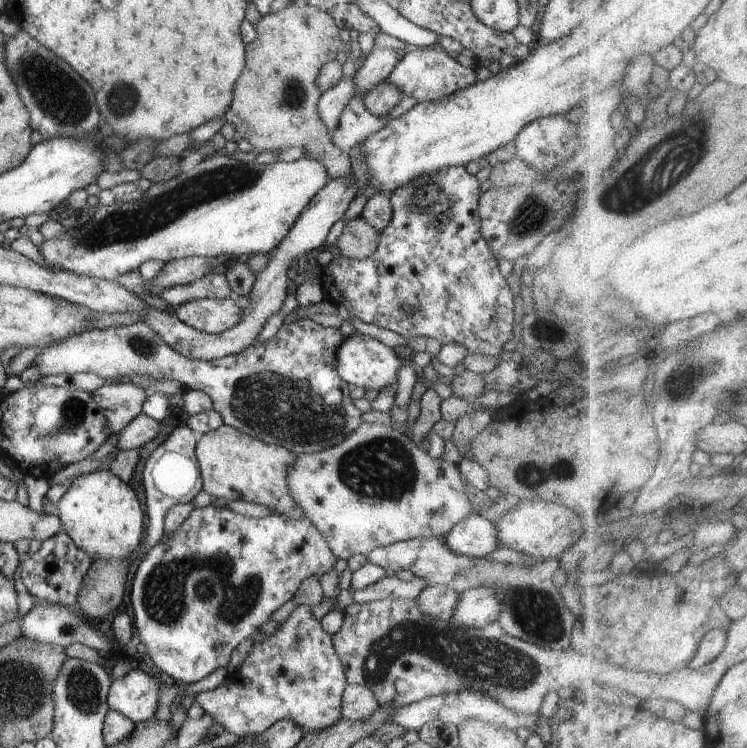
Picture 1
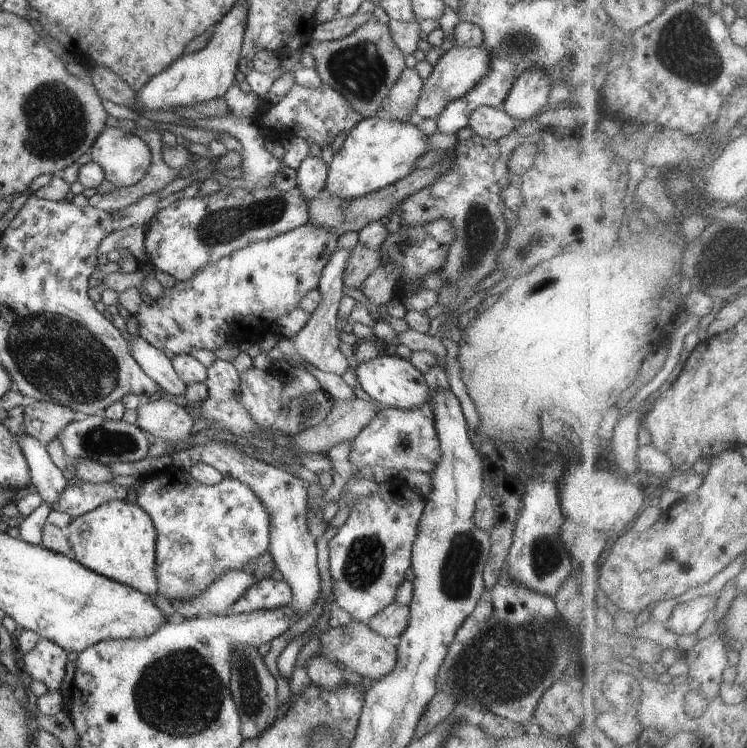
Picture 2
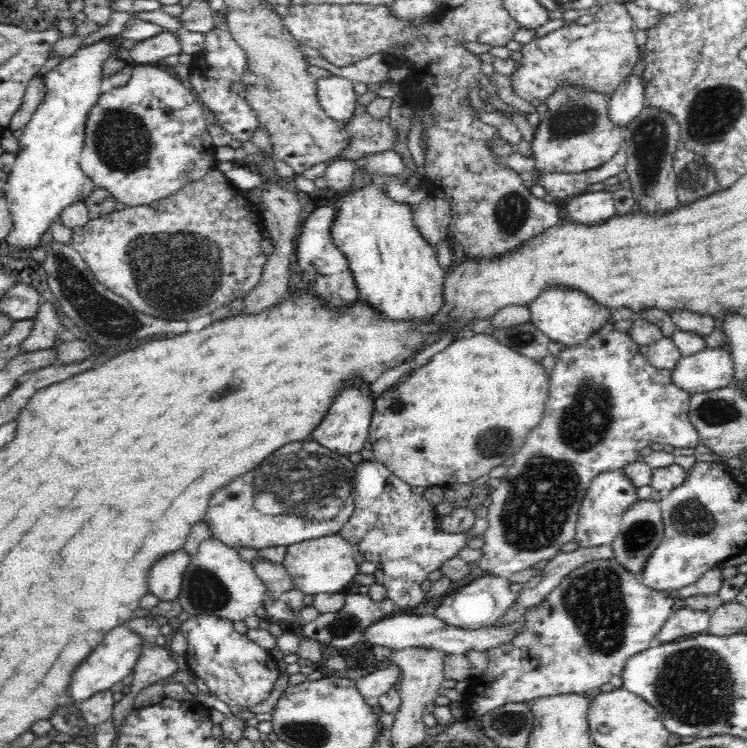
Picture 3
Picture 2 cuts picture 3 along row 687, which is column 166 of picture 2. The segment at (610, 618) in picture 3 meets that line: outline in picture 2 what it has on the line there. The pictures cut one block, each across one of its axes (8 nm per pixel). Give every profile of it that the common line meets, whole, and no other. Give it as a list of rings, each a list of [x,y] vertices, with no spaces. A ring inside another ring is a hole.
[[[170,465],[163,470],[150,474],[149,478],[138,481],[138,484],[140,485],[140,489],[138,490],[136,504],[150,516],[157,535],[155,543],[155,578],[157,581],[157,593],[168,599],[171,604],[174,600],[176,603],[182,603],[183,601],[190,601],[192,598],[198,597],[202,592],[209,589],[209,587],[227,571],[243,571],[246,564],[253,562],[256,558],[259,558],[269,550],[269,511],[262,503],[262,500],[252,491],[252,488],[242,483],[239,479],[225,477],[216,485],[202,485],[194,481],[188,471]]]

